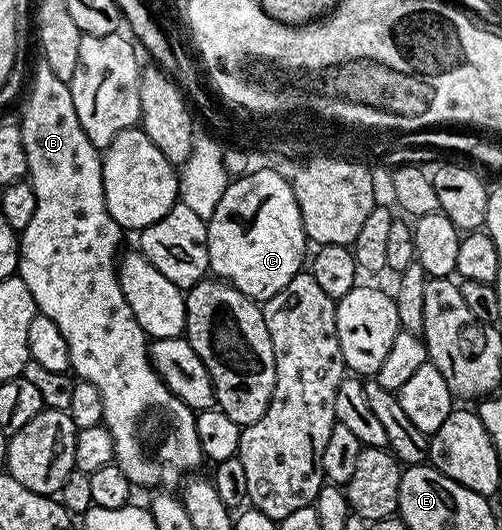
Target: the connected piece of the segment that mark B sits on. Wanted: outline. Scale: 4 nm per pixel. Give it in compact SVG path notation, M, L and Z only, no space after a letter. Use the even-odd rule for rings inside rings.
M38 66L38 68L34 70L33 89L30 90L29 97L27 96L28 92L24 97L24 100L26 99L25 109L21 112L19 123L21 125L21 133L23 134L23 150L27 150L27 166L29 167L28 179L31 181L33 189L35 190L35 214L31 214L31 222L27 222L27 226L20 229L19 232L17 272L23 283L27 286L27 290L31 290L31 298L35 302L38 313L47 318L51 318L55 322L55 326L59 326L59 331L63 333L63 338L67 342L67 350L69 351L70 369L72 369L80 379L91 382L91 386L95 386L96 389L99 390L99 394L102 395L103 423L115 442L115 463L123 470L123 474L127 474L130 485L137 486L137 484L142 484L145 488L157 488L153 490L173 490L173 487L175 487L177 483L180 485L186 477L193 474L188 474L188 472L195 471L200 464L203 464L203 455L201 453L201 447L199 446L199 434L197 433L197 412L186 406L186 404L161 381L159 374L153 369L153 363L149 360L150 341L147 339L144 330L139 326L139 322L135 322L135 318L131 314L131 306L127 306L127 298L123 298L123 290L119 286L117 264L115 263L119 256L117 243L120 242L121 236L123 236L123 229L115 222L115 218L111 218L111 214L107 210L105 191L103 190L103 174L101 173L102 153L91 142L91 138L87 138L83 126L79 126L79 114L75 114L75 102L71 98L69 85L65 84L59 78L55 78L55 74L51 74L49 68Z

